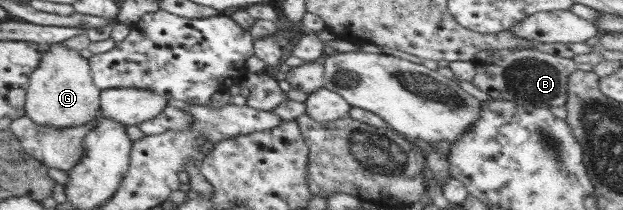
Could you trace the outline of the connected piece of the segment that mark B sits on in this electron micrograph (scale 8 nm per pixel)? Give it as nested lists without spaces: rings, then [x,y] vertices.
[[[486,50],[473,59],[475,76],[472,84],[492,99],[506,100],[535,108],[567,107],[567,85],[570,74],[577,70],[572,59],[536,50]]]

